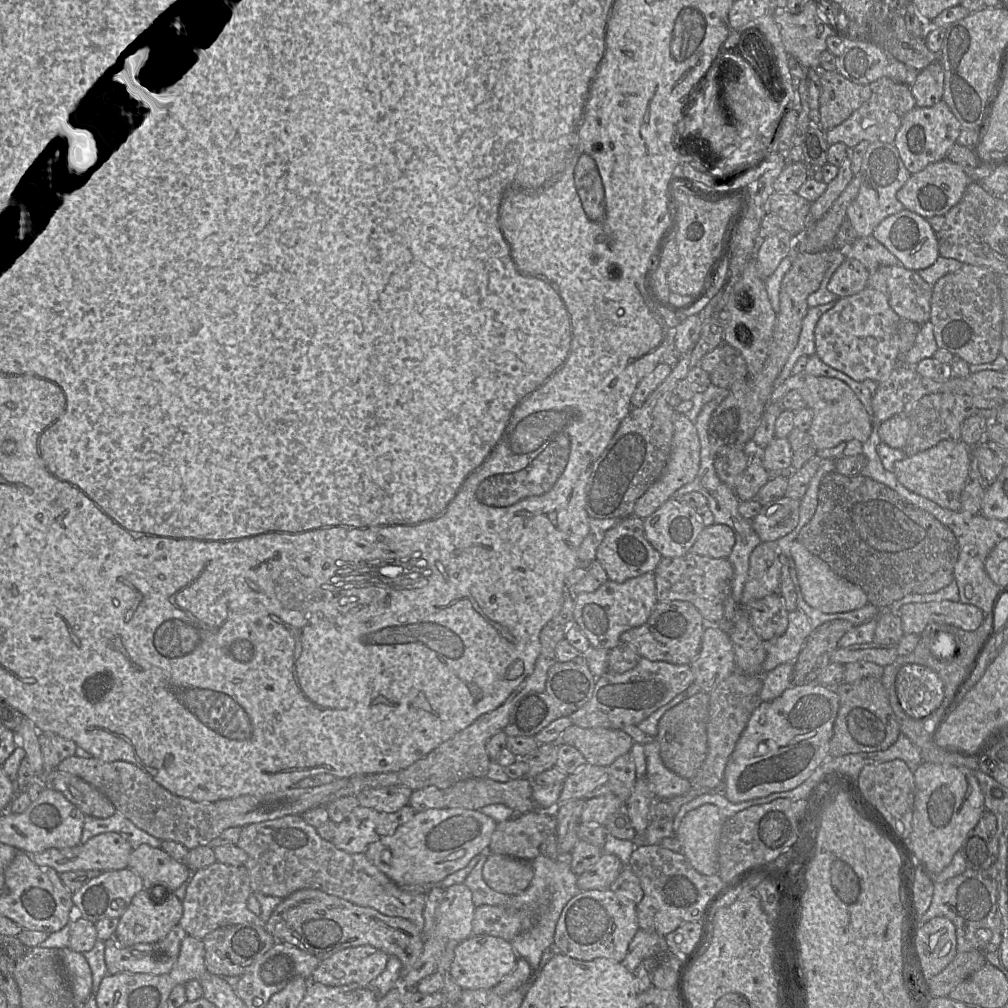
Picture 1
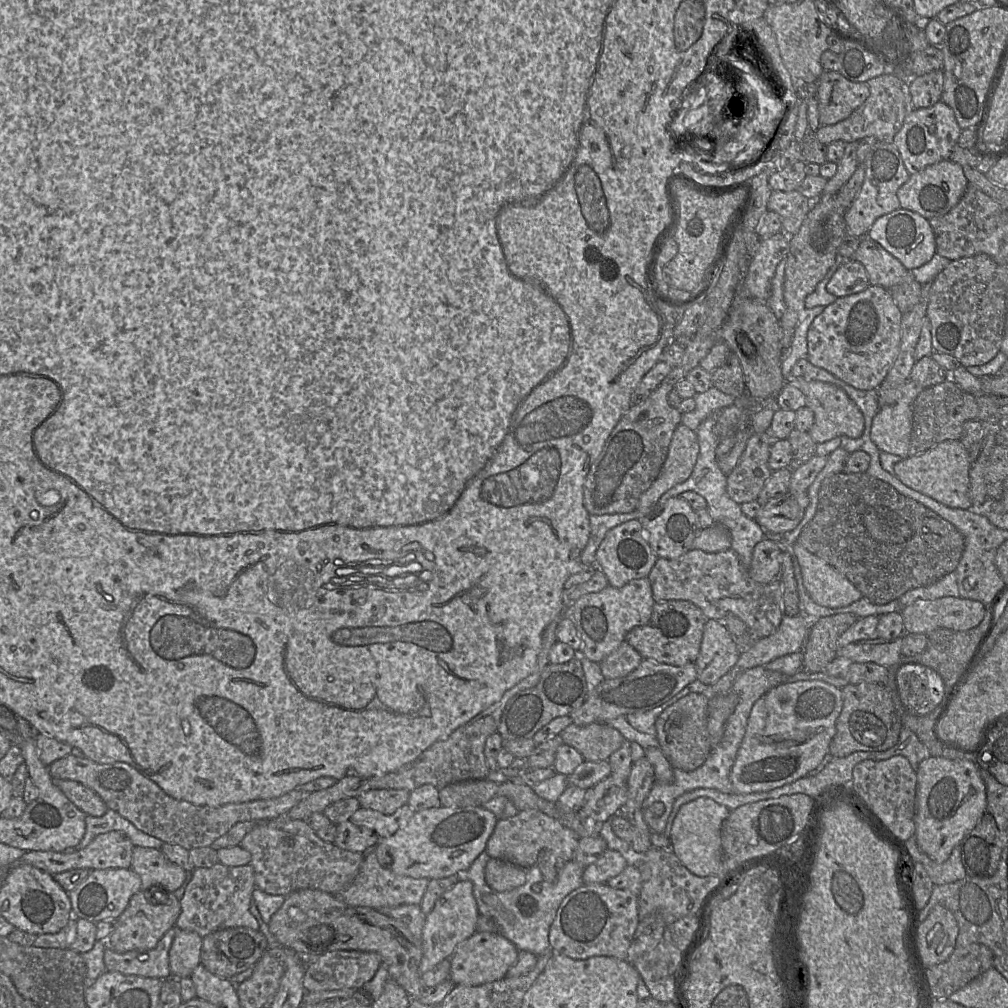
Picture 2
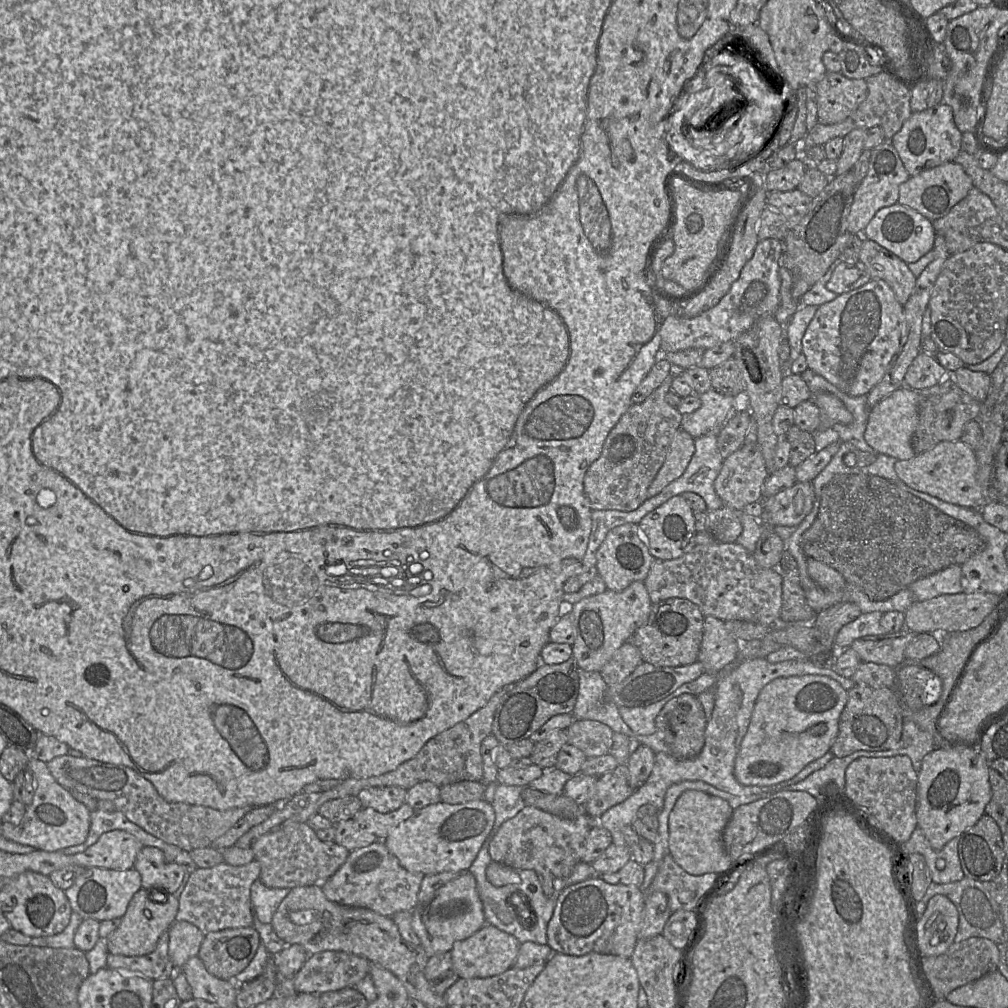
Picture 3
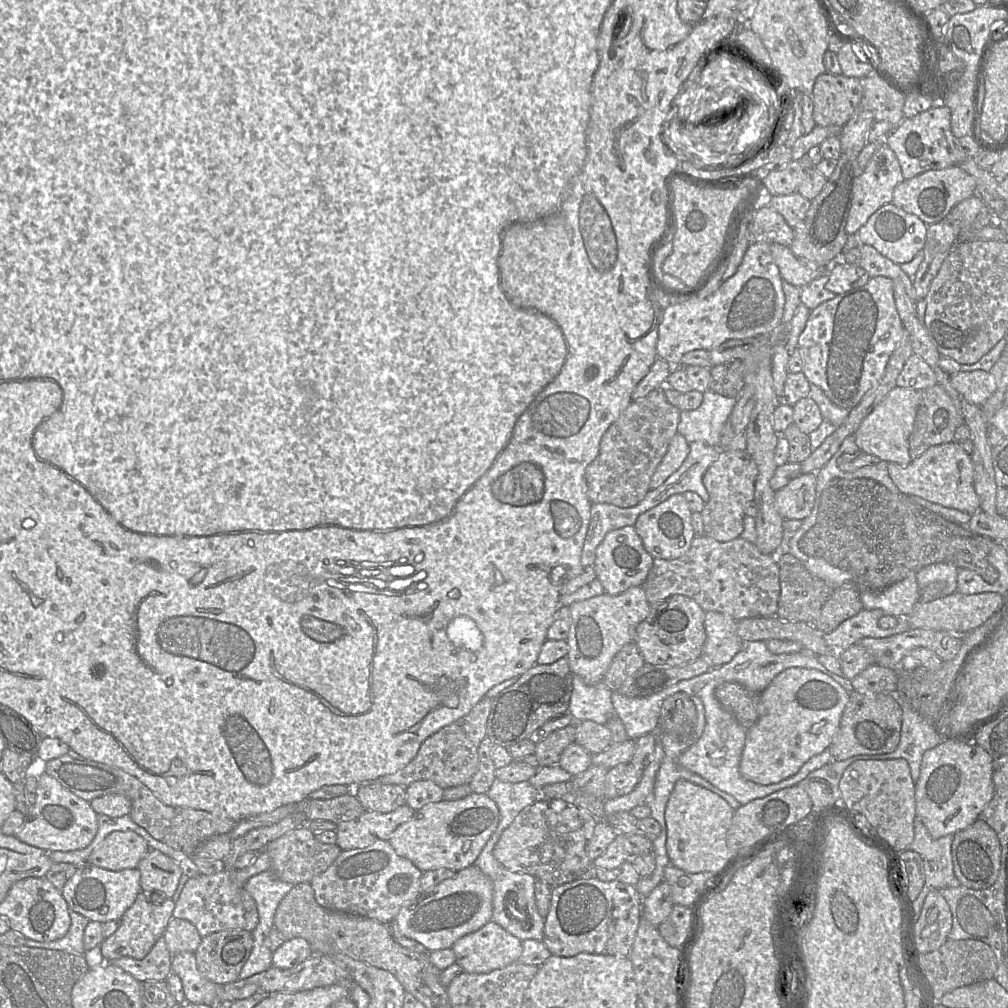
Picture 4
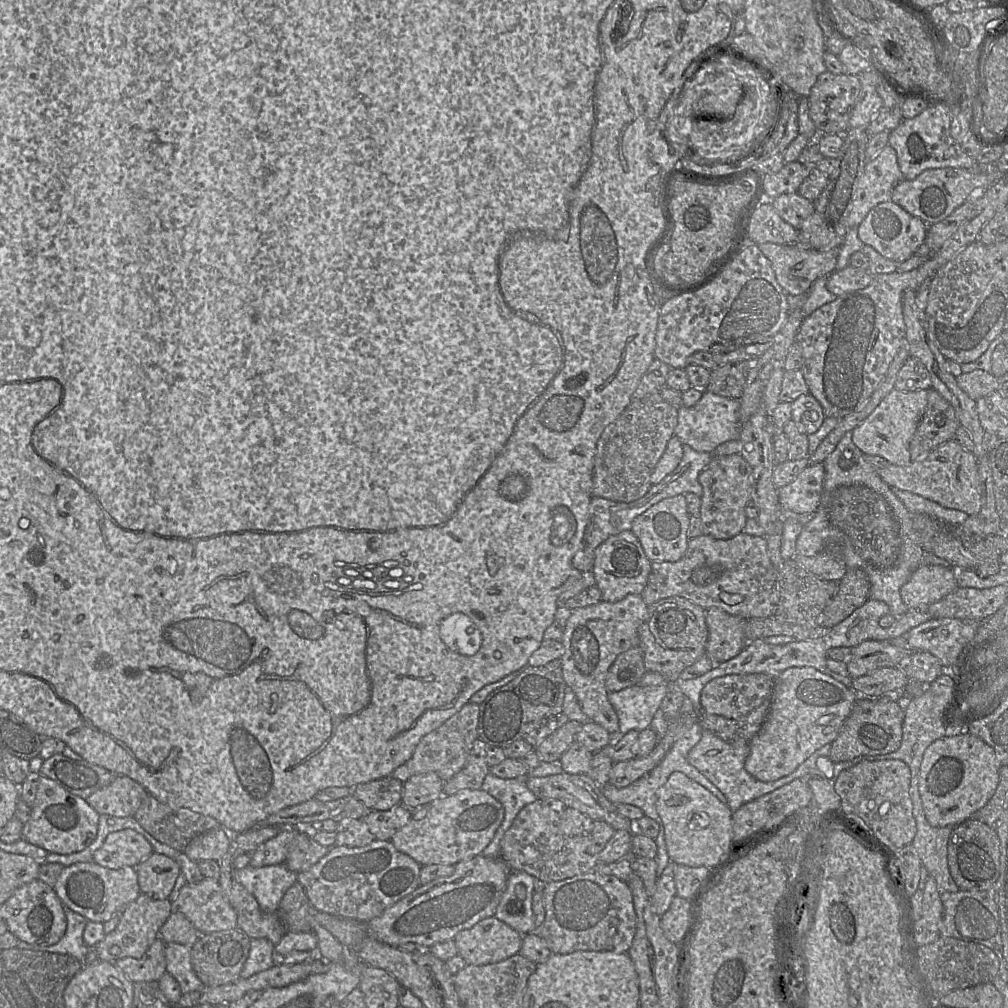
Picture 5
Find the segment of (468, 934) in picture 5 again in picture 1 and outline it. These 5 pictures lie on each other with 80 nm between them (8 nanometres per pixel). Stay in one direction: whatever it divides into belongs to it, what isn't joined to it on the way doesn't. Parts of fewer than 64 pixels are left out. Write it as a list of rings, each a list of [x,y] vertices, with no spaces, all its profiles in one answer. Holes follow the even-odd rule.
[[[471,935],[460,942],[454,950],[450,974],[463,990],[492,989],[513,971],[518,956],[511,942],[489,935]]]

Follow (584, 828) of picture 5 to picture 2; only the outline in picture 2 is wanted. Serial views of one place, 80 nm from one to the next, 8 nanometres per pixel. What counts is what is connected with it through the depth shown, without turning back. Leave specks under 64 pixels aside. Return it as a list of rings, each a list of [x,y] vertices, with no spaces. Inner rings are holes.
[[[524,810],[513,817],[498,820],[487,841],[486,853],[490,858],[505,860],[528,869],[537,863],[541,850],[549,849],[556,856],[556,868],[559,874],[564,865],[574,859],[579,839],[573,830],[563,826],[553,817],[539,810]]]

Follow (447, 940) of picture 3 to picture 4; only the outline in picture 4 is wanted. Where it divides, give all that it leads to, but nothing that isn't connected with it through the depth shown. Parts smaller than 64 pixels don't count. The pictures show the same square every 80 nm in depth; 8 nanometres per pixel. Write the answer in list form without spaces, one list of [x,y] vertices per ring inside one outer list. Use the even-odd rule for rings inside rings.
[[[473,864],[467,868],[464,868],[464,869],[458,871],[454,878],[446,879],[446,880],[442,881],[441,883],[439,883],[438,885],[434,886],[433,888],[431,888],[425,892],[421,892],[413,900],[406,902],[400,908],[400,910],[399,910],[397,916],[395,917],[393,923],[401,935],[419,942],[420,944],[422,944],[425,947],[427,952],[431,952],[434,950],[446,949],[446,948],[452,948],[454,942],[457,941],[459,938],[461,938],[461,937],[463,937],[469,933],[477,931],[482,926],[484,926],[486,923],[491,921],[492,909],[493,909],[492,899],[493,899],[493,883],[492,883],[492,881],[478,867],[476,867]]]

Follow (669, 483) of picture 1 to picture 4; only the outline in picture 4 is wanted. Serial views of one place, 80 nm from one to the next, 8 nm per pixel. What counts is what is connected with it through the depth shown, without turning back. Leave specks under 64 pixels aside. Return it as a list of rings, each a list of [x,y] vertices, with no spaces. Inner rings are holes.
[[[676,433],[651,478],[650,490],[660,487],[668,477],[679,469],[689,453],[689,448],[687,440],[681,434]]]

